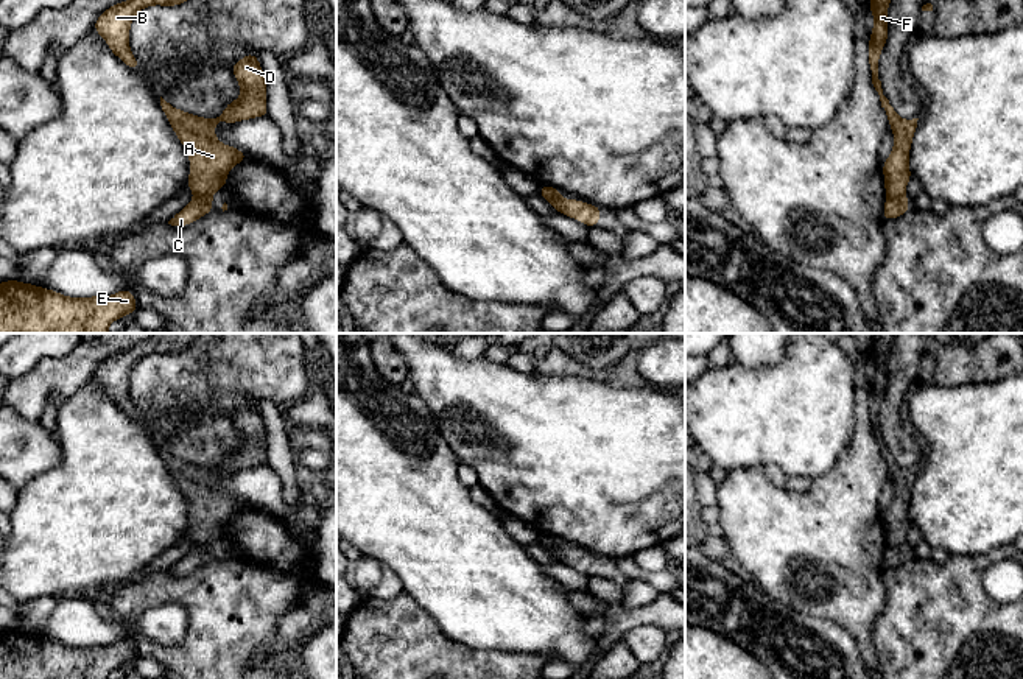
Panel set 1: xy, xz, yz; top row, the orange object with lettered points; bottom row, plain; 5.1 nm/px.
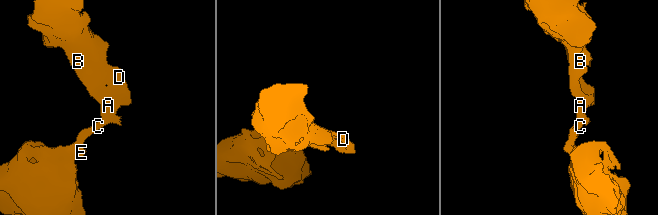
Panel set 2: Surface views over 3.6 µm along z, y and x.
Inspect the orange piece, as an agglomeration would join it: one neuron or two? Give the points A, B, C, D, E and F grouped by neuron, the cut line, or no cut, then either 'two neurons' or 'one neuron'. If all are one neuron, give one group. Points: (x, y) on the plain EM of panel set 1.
A B D F / C E; cut in yz along (903, 542), (886, 547); two neurons

